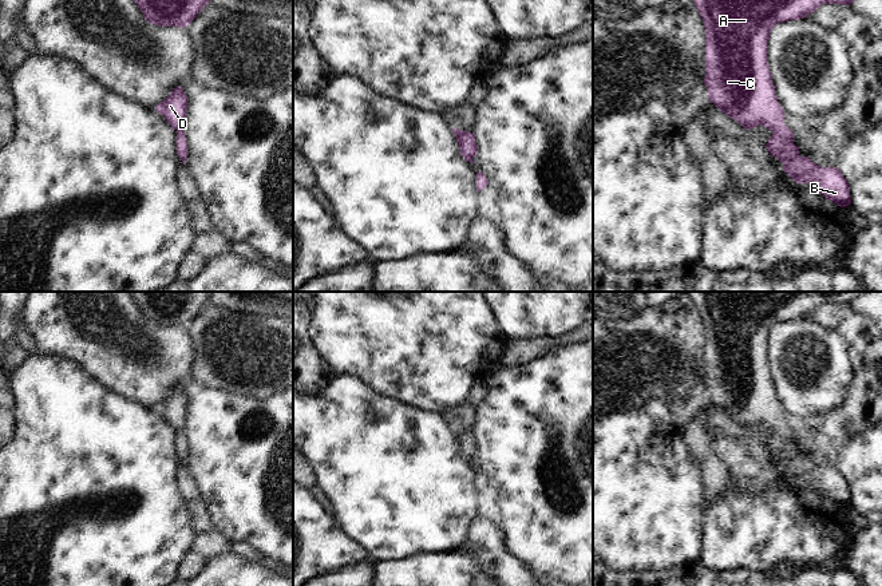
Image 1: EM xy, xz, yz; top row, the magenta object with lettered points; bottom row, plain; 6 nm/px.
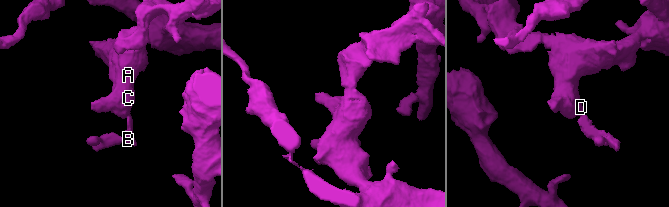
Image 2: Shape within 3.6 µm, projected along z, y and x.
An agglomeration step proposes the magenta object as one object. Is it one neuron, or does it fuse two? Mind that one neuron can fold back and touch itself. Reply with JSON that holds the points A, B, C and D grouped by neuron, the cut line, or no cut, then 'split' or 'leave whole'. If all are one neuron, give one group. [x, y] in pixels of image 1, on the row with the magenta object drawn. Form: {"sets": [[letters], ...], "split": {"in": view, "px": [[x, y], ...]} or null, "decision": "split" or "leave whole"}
{"sets": [["A", "B", "C", "D"]], "split": null, "decision": "leave whole"}

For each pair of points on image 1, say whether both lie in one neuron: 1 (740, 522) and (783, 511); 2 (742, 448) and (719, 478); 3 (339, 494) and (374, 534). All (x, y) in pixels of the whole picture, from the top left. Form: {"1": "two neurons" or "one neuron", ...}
{"1": "one neuron", "2": "two neurons", "3": "one neuron"}

